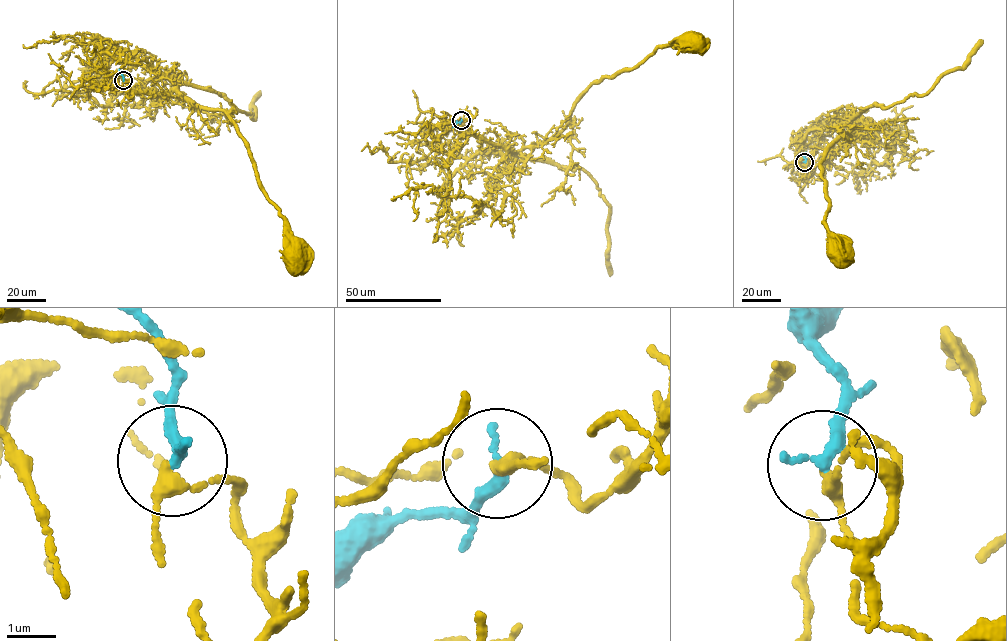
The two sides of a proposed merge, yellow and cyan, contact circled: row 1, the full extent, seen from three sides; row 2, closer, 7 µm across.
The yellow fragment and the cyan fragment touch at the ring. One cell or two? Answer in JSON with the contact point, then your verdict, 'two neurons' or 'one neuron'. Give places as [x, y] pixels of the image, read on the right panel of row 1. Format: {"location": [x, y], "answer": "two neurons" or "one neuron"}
{"location": [804, 162], "answer": "two neurons"}

